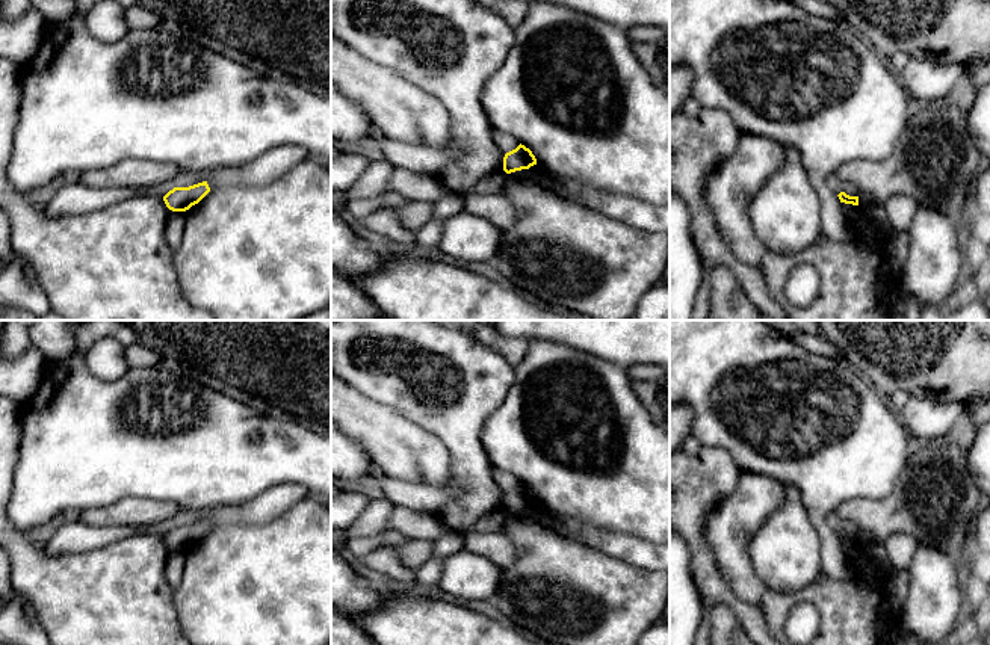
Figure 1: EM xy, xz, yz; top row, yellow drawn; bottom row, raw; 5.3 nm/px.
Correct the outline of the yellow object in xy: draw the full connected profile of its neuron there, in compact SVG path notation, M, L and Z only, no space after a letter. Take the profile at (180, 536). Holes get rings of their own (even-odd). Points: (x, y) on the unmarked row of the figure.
M203 520L189 526L174 526L163 535L163 539L172 550L186 550L198 542L209 530L207 520Z

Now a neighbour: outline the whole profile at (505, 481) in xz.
M493 467L491 476L493 476L493 480L496 482L496 485L503 492L515 488L520 483L520 480L517 479L517 476L514 476L512 473L505 471L502 468L497 468L497 467Z

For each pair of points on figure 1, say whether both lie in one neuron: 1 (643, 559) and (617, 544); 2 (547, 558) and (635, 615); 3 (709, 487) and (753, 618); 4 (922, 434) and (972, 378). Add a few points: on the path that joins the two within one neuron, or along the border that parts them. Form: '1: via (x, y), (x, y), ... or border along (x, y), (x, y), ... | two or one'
1: via (637, 553), (623, 546) | one
2: via (570, 579), (615, 600) | one
3: via (696, 520), (696, 543), (705, 573), (720, 588) | one
4: border along (916, 396), (951, 401), (965, 408) | two

